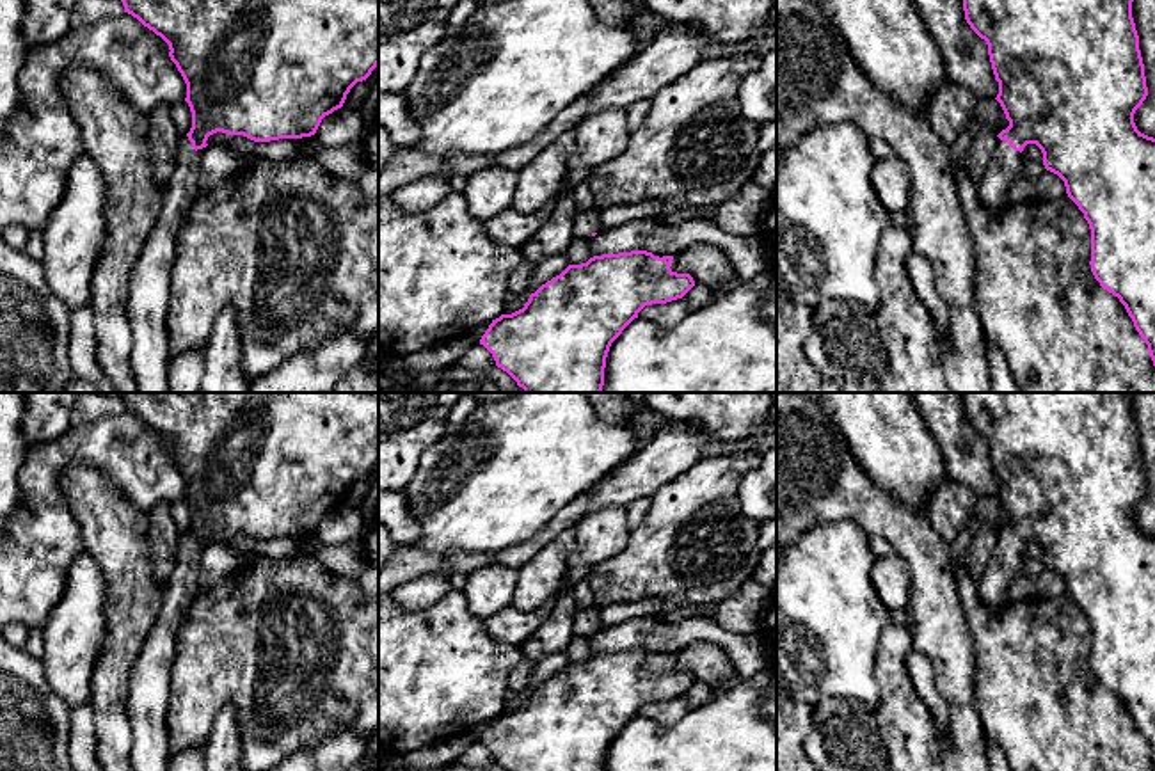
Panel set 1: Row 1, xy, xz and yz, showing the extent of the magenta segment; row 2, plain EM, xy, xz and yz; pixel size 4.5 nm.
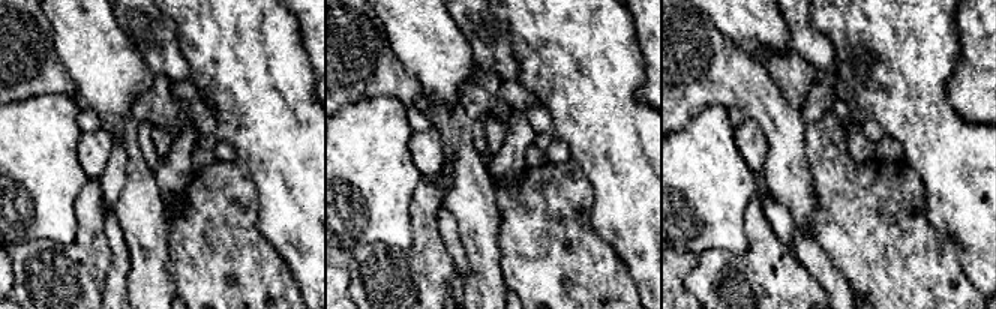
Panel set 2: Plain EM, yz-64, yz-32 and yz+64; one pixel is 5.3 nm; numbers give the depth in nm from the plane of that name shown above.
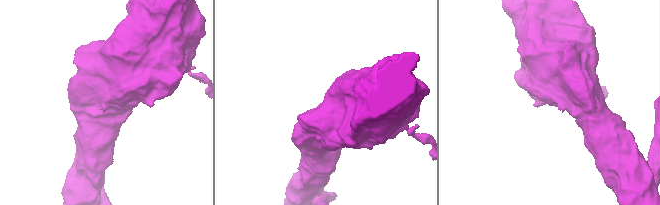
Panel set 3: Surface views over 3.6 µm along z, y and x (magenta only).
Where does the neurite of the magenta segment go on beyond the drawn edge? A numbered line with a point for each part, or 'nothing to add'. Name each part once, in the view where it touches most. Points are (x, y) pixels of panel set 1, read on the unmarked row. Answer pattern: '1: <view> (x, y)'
1: yz (1006, 562)

